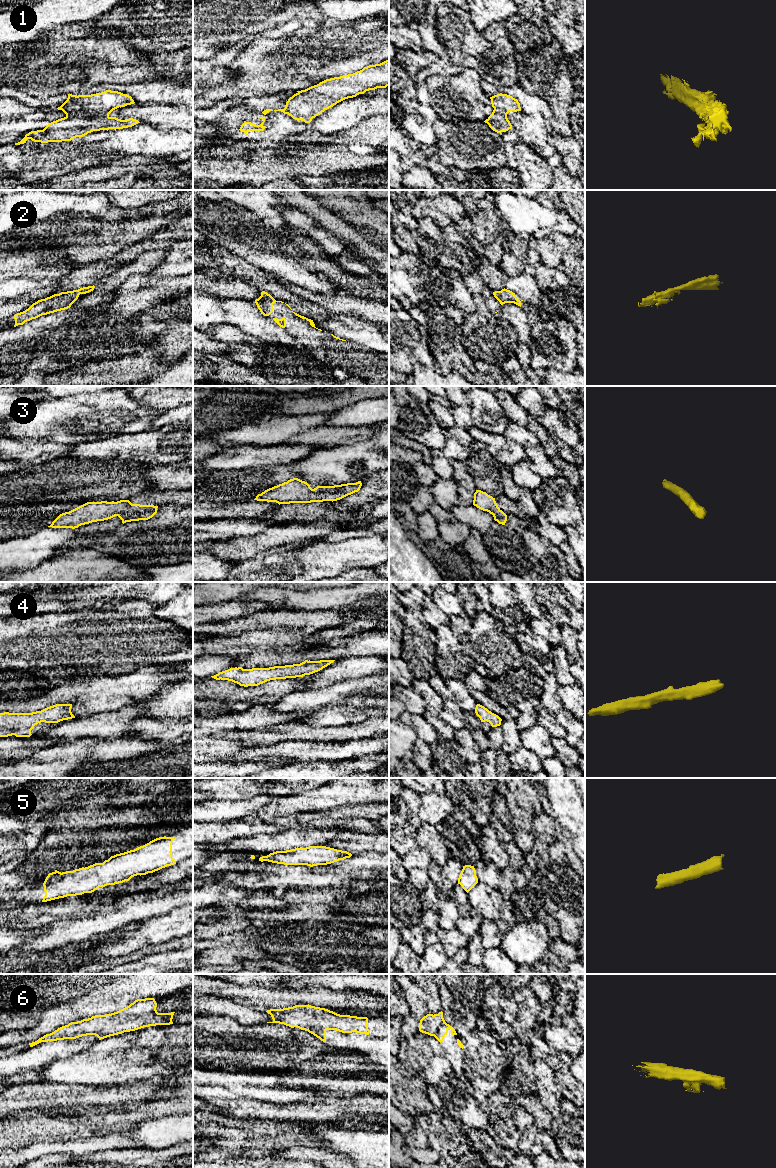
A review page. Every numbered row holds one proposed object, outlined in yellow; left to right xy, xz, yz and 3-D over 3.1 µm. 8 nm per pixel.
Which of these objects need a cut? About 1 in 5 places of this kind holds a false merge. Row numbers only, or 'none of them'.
none of them

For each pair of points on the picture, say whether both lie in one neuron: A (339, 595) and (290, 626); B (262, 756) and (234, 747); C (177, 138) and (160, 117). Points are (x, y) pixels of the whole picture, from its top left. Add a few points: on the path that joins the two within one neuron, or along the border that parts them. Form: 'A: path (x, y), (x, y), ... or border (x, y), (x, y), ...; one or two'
A: border (338, 607), (330, 609), (301, 609); two
B: border (250, 746), (227, 755), (221, 760); two
C: border (182, 128), (173, 128), (169, 138), (158, 147); two

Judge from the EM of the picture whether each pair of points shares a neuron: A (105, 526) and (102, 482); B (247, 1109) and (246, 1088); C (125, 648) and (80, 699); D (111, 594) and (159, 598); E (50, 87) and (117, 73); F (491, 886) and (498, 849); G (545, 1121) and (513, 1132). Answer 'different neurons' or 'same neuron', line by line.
A: different neurons
B: different neurons
C: different neurons
D: same neuron
E: same neuron
F: different neurons
G: different neurons

